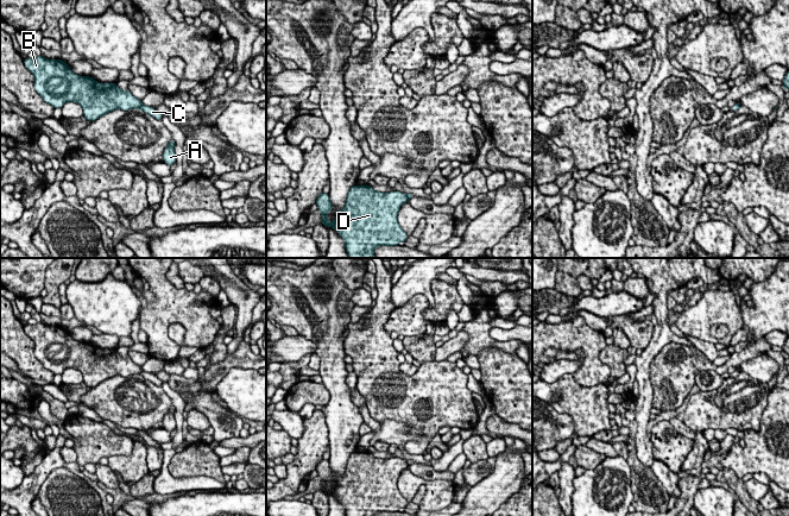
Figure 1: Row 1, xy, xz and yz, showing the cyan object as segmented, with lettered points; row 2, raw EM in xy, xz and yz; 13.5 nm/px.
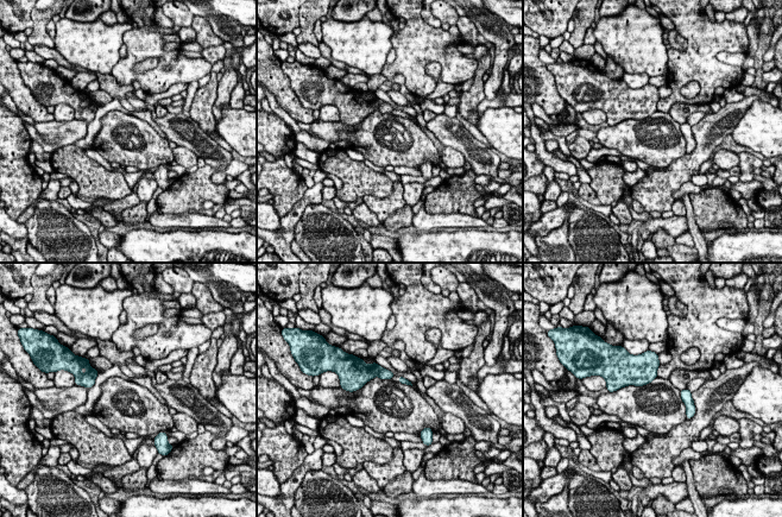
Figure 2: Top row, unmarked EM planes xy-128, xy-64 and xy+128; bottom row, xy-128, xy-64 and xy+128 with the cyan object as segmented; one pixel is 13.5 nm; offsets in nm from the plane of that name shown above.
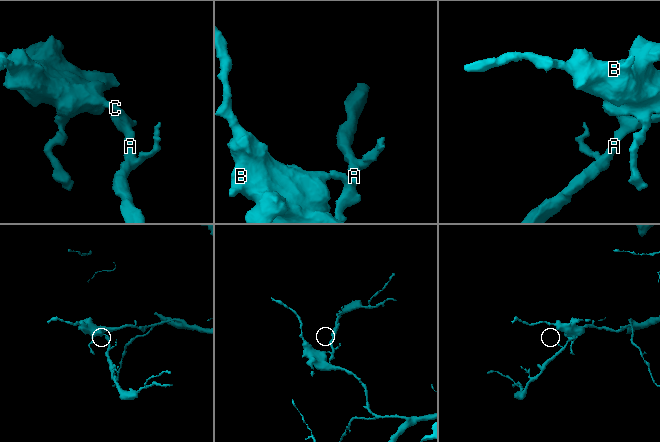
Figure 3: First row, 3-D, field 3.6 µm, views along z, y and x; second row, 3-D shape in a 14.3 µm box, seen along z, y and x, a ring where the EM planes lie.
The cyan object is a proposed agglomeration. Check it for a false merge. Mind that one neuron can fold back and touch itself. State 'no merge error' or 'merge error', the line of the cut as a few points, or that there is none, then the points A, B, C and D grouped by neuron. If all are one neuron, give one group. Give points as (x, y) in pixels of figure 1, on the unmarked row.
merge error; cut xy (141, 370), (139, 375); groups A C / B D

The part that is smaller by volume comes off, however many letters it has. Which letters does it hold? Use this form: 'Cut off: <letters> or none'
Cut off: A, C

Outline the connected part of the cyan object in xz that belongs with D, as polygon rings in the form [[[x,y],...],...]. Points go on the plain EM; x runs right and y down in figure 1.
[[[371,452],[351,453],[345,474],[337,477],[336,485],[329,487],[327,480],[334,474],[329,460],[323,458],[317,462],[317,476],[322,482],[322,491],[334,495],[340,504],[346,509],[346,516],[374,516],[379,512],[398,512],[400,508],[406,508],[408,502],[398,490],[398,478],[400,472],[408,468],[406,460],[400,458],[380,459],[375,458]]]

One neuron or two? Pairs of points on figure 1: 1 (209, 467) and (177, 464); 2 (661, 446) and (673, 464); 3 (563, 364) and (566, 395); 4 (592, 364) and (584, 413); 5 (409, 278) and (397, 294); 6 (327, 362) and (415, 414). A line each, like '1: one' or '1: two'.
1: one
2: one
3: two
4: two
5: one
6: two

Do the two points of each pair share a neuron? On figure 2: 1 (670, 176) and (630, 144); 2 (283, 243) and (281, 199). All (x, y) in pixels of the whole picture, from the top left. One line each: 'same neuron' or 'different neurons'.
1: different neurons
2: different neurons

